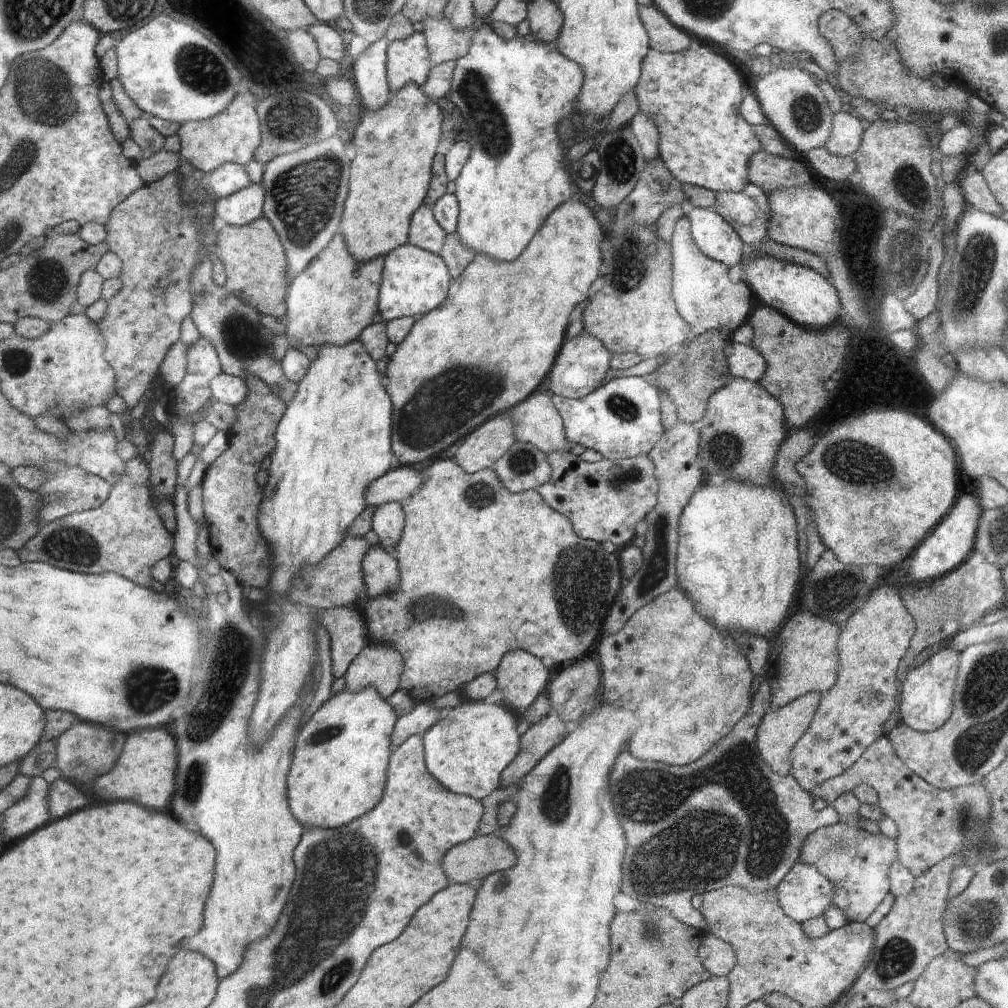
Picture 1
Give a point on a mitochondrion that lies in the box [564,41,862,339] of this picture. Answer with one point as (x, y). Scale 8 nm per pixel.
(628, 268)

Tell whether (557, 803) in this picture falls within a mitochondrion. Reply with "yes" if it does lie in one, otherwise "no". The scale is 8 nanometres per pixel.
yes

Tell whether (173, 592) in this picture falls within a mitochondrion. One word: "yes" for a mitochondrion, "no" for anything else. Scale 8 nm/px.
no

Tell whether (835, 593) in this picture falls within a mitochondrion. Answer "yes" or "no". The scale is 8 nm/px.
yes

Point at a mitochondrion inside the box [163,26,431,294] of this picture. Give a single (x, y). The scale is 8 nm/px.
(304, 213)

